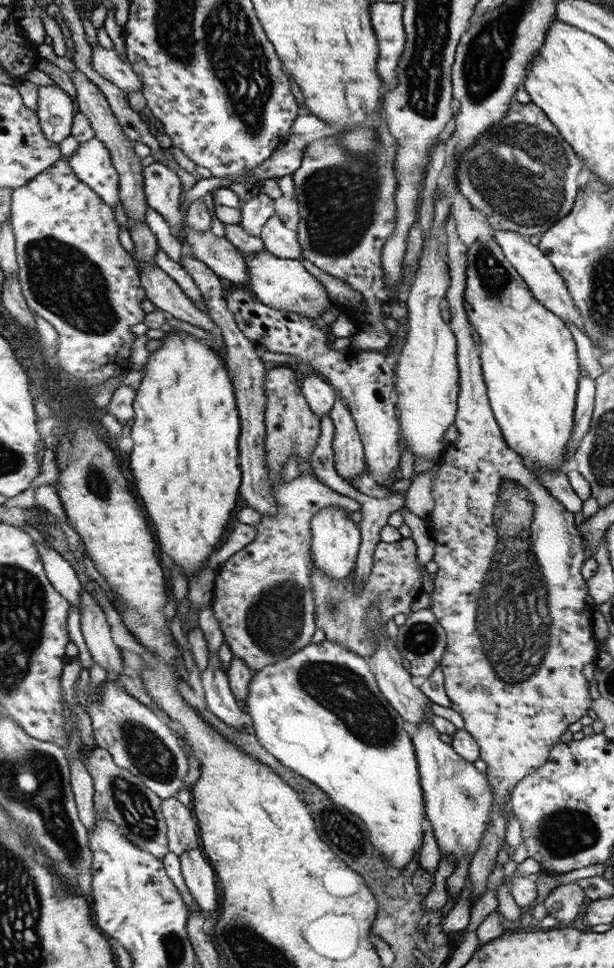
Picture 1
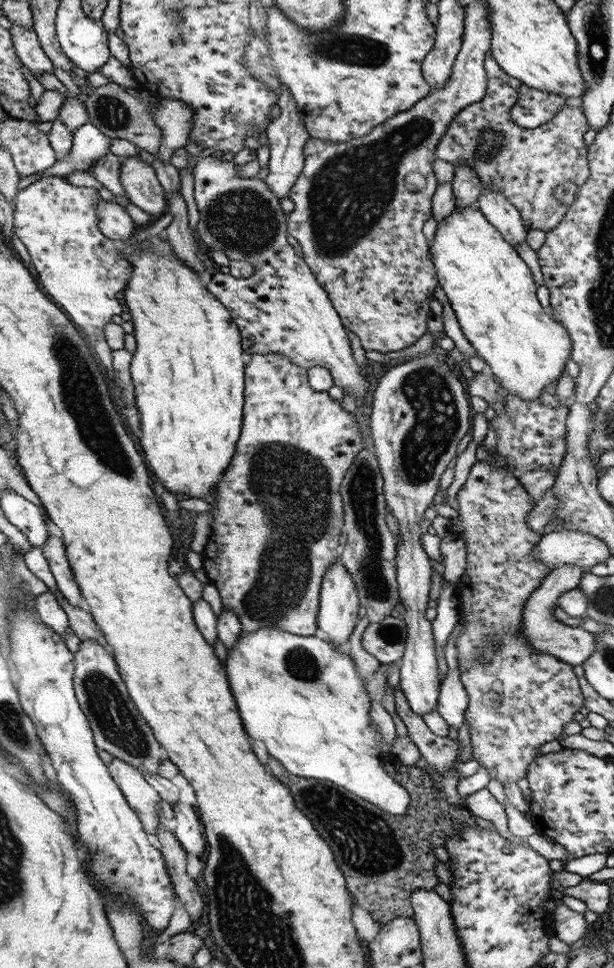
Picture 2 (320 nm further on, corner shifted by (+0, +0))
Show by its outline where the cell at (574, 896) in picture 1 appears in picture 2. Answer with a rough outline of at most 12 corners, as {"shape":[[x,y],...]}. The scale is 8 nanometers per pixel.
{"shape":[[561,900],[553,911],[556,938],[571,945],[586,934],[586,919]]}

